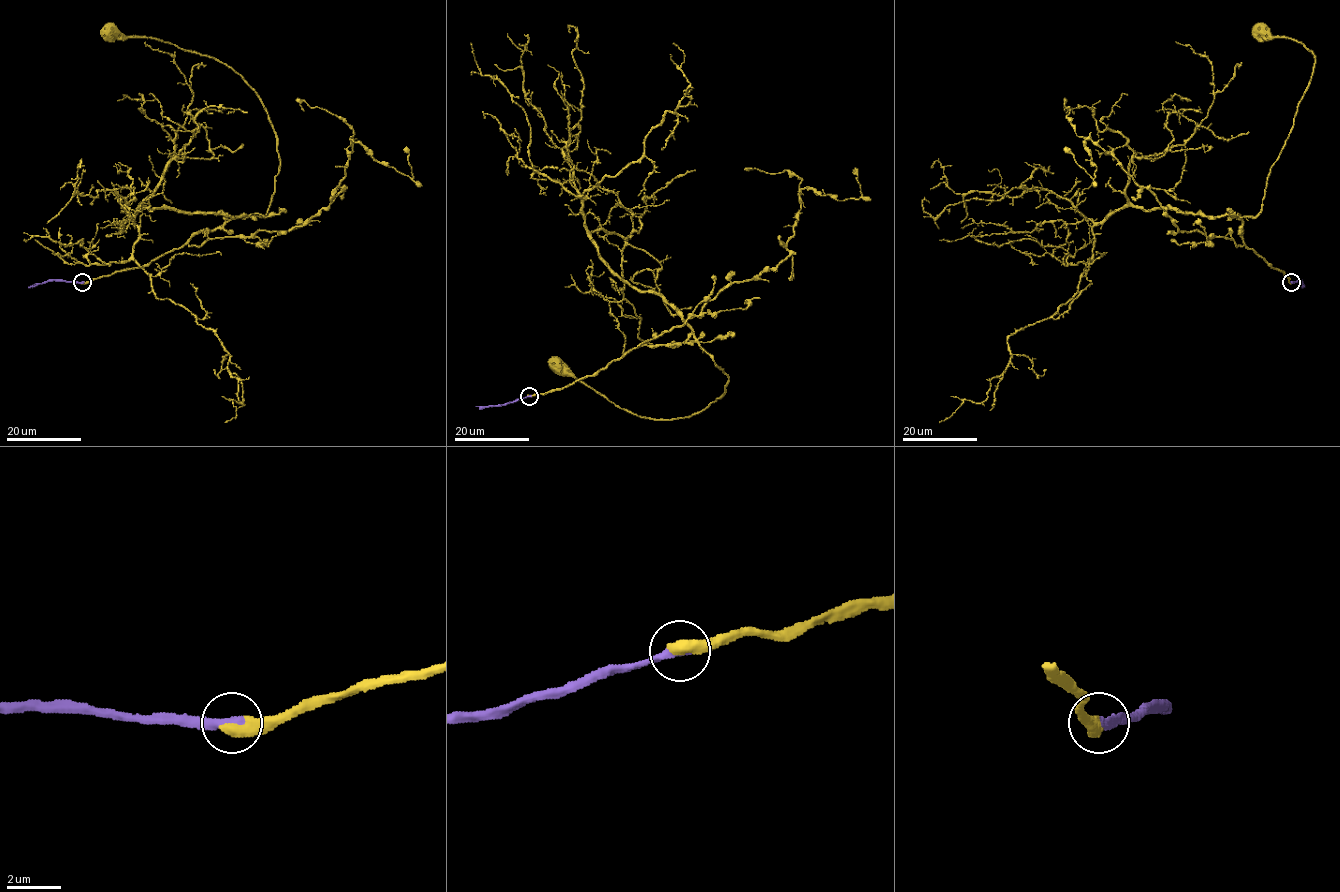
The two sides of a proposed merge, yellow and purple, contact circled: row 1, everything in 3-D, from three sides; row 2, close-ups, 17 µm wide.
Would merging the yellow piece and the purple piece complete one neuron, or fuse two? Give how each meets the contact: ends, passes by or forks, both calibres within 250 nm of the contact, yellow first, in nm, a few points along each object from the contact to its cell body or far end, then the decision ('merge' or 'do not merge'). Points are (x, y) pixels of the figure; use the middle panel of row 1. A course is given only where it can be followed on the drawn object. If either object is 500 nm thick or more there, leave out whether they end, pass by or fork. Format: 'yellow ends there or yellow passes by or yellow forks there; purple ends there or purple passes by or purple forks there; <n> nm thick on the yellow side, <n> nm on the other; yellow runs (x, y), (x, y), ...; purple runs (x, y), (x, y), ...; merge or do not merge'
550 nm thick on the yellow side, 400 nm on the other; yellow runs (529, 396), (592, 376), (644, 345), (696, 342), (728, 377), (705, 409), (657, 419), (617, 407), (556, 367); purple runs (529, 396), (504, 404), (475, 406); merge

